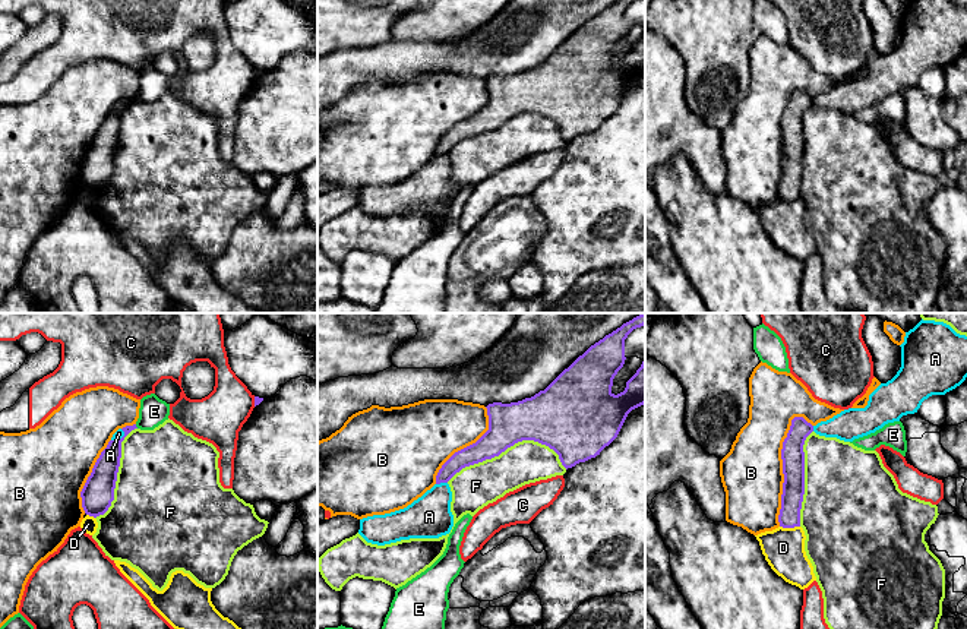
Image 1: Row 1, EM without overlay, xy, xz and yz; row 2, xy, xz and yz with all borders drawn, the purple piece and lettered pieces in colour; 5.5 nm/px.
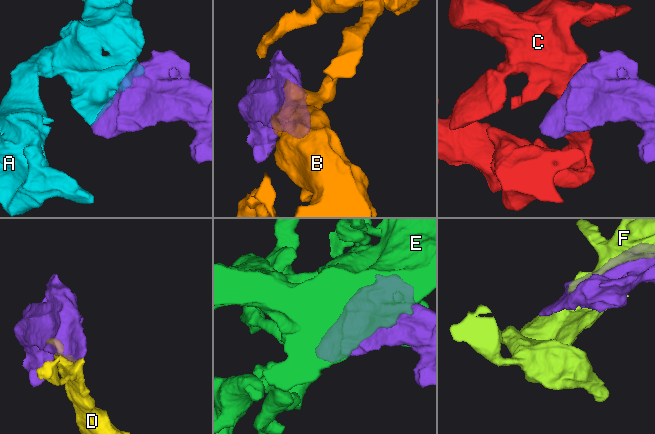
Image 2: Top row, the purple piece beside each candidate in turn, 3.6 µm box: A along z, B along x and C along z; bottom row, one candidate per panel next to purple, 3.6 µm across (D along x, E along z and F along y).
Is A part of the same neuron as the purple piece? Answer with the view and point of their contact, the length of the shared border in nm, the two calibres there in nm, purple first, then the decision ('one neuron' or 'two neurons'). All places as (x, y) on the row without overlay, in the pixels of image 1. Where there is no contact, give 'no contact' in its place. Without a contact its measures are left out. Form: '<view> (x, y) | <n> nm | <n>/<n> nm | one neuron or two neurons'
xz (441, 154) | 70 nm | 110/240 nm | two neurons

